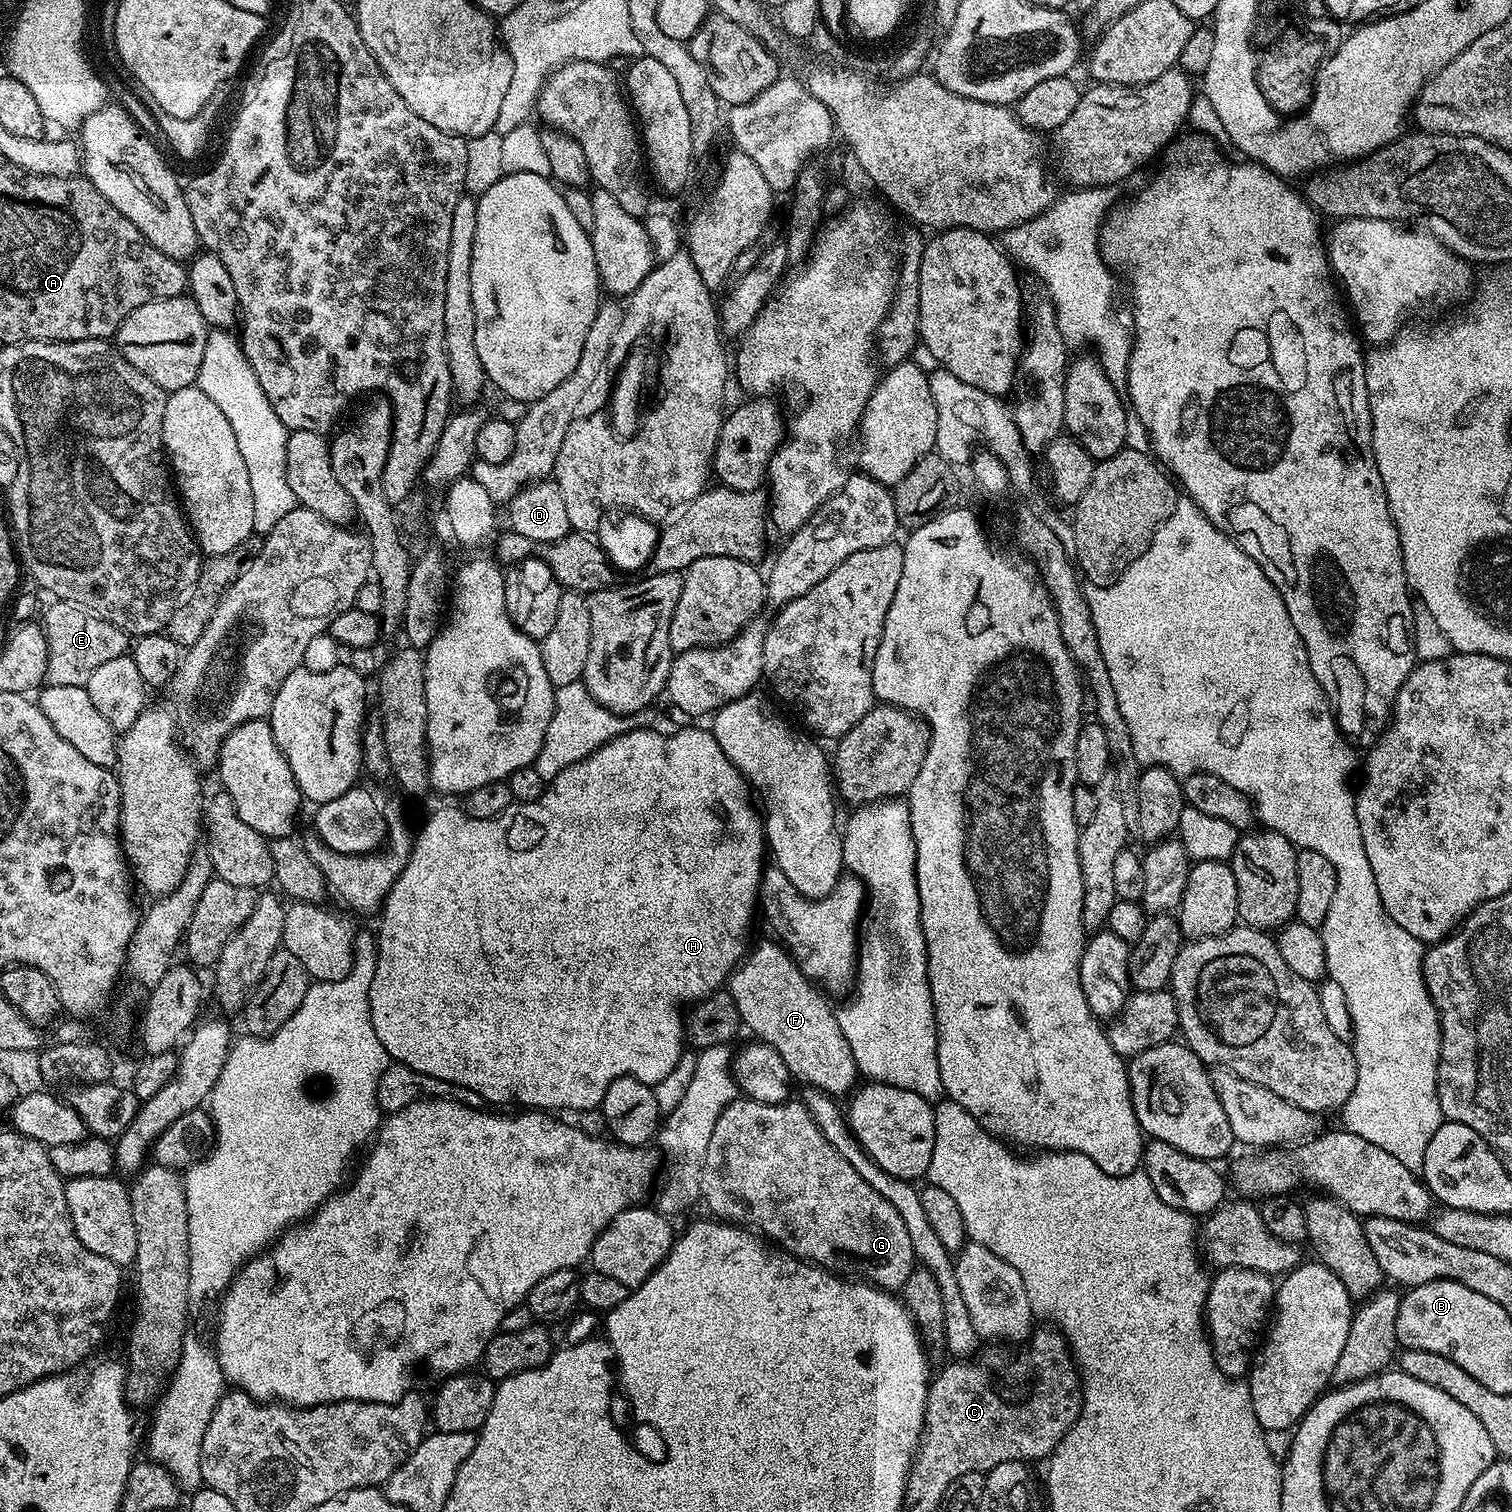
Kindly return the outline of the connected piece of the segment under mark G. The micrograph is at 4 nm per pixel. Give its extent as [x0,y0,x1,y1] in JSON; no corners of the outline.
[702,1098,917,1289]

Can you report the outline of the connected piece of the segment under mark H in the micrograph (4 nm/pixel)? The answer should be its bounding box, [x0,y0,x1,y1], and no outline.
[368,727,766,1114]

